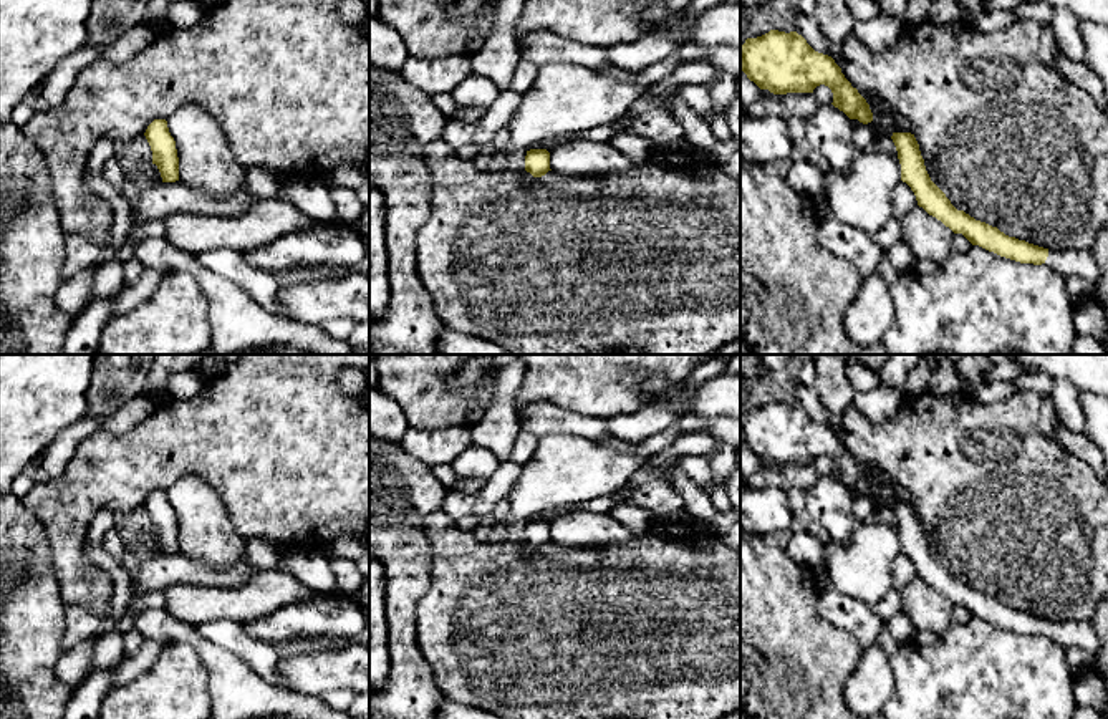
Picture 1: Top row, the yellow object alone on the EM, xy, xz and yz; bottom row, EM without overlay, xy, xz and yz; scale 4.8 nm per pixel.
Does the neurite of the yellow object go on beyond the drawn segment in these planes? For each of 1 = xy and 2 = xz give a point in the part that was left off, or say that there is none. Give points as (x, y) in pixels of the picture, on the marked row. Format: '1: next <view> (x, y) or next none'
1: next none
2: next none

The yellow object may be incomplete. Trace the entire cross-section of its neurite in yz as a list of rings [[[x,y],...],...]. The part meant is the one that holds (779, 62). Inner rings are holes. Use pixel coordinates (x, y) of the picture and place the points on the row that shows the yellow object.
[[[770,30],[747,38],[740,46],[740,70],[760,89],[773,94],[813,93],[825,84],[833,93],[833,106],[863,124],[873,121],[866,99],[845,78],[828,55],[815,51],[797,31]]]

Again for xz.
[[[530,149],[525,156],[525,171],[533,177],[545,176],[550,169],[550,152],[547,149]]]

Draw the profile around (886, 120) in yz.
[[[858,91],[858,93],[866,99],[873,113],[873,121],[868,123],[866,126],[873,129],[874,138],[878,136],[891,138],[894,133],[913,134],[911,123],[896,108],[889,106],[876,94],[870,94],[865,91]]]

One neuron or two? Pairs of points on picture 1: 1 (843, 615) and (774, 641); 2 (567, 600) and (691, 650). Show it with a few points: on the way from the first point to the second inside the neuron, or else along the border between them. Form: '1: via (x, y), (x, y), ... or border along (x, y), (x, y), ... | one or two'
1: border along (818, 590), (818, 613), (860, 641) | two
2: via (598, 628), (618, 643), (659, 643) | one

